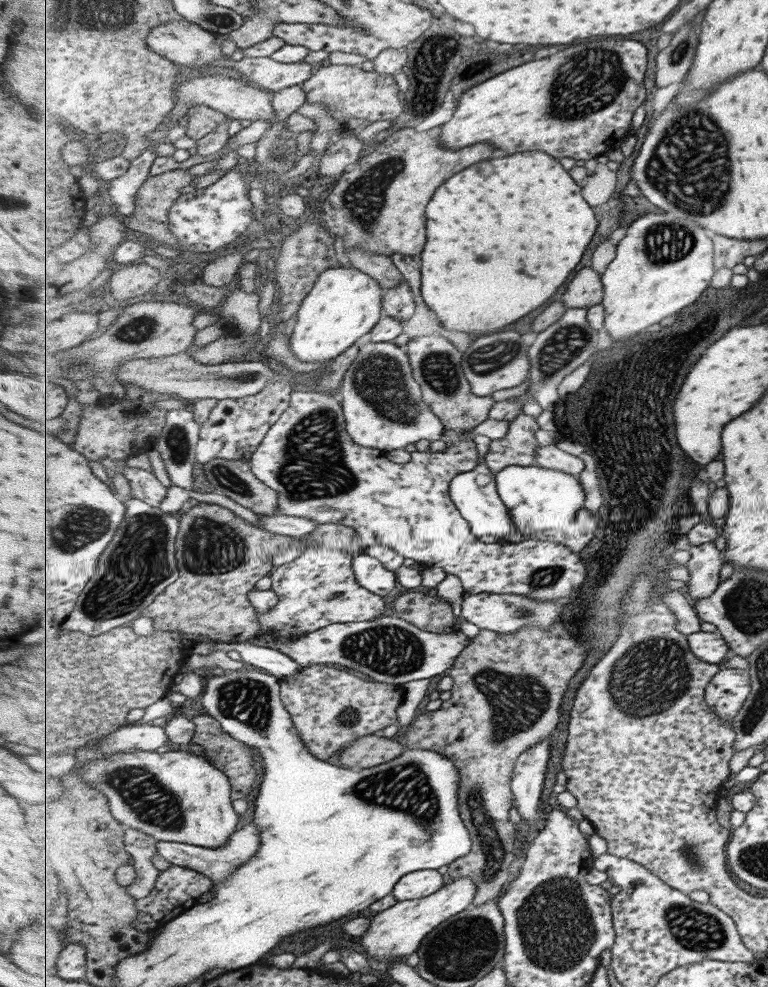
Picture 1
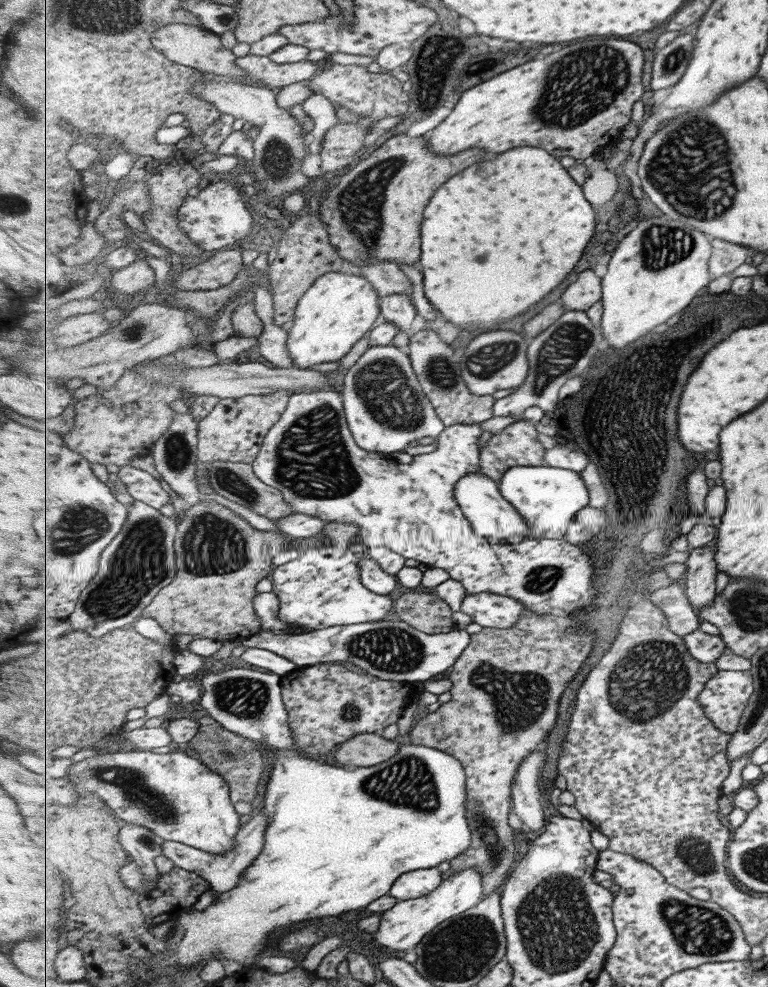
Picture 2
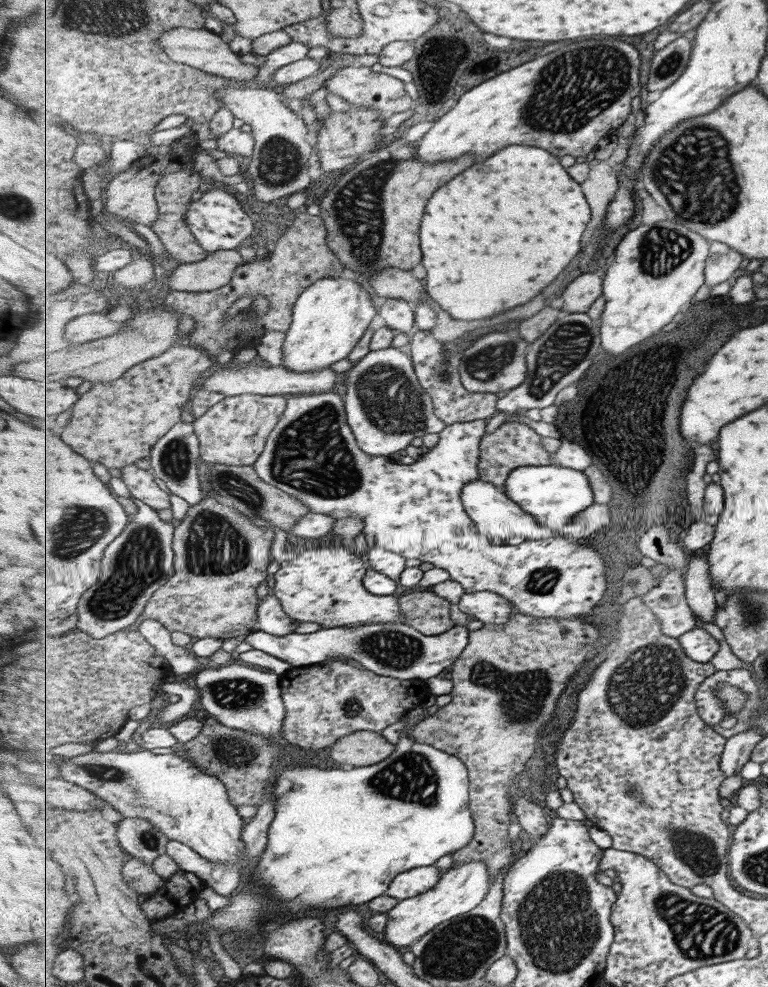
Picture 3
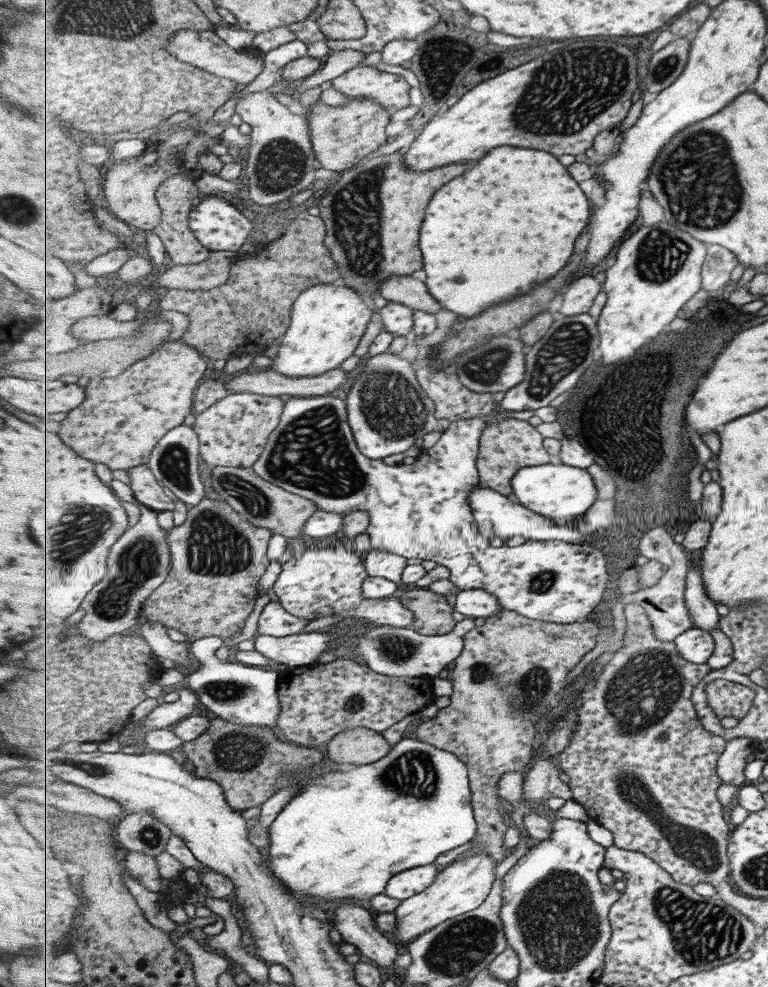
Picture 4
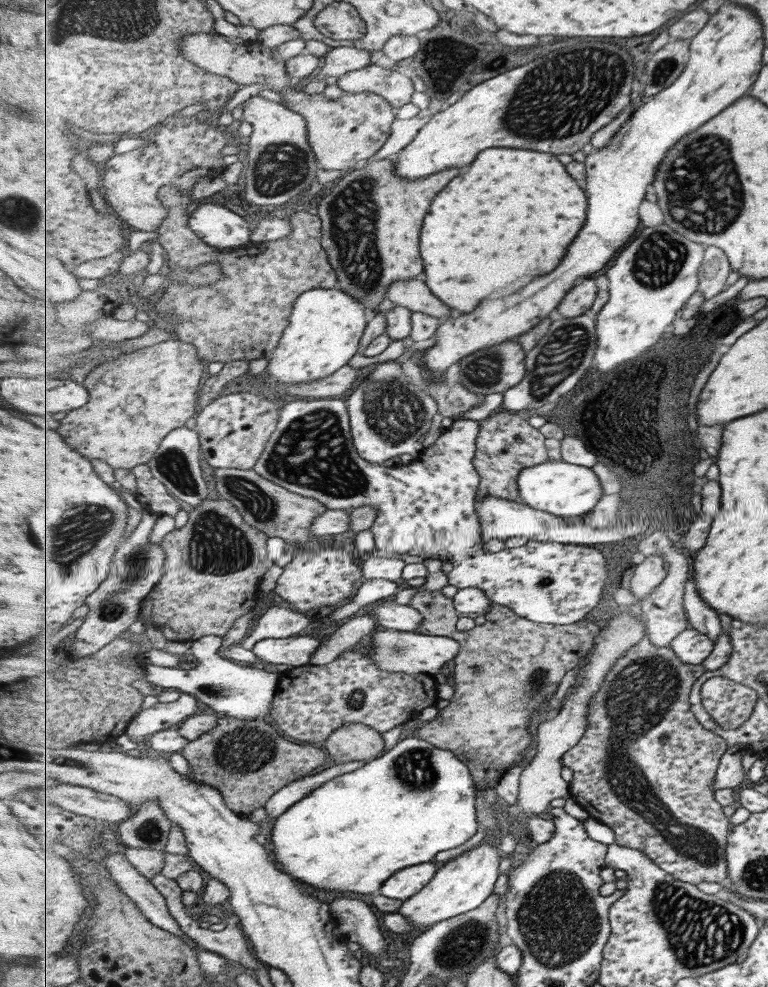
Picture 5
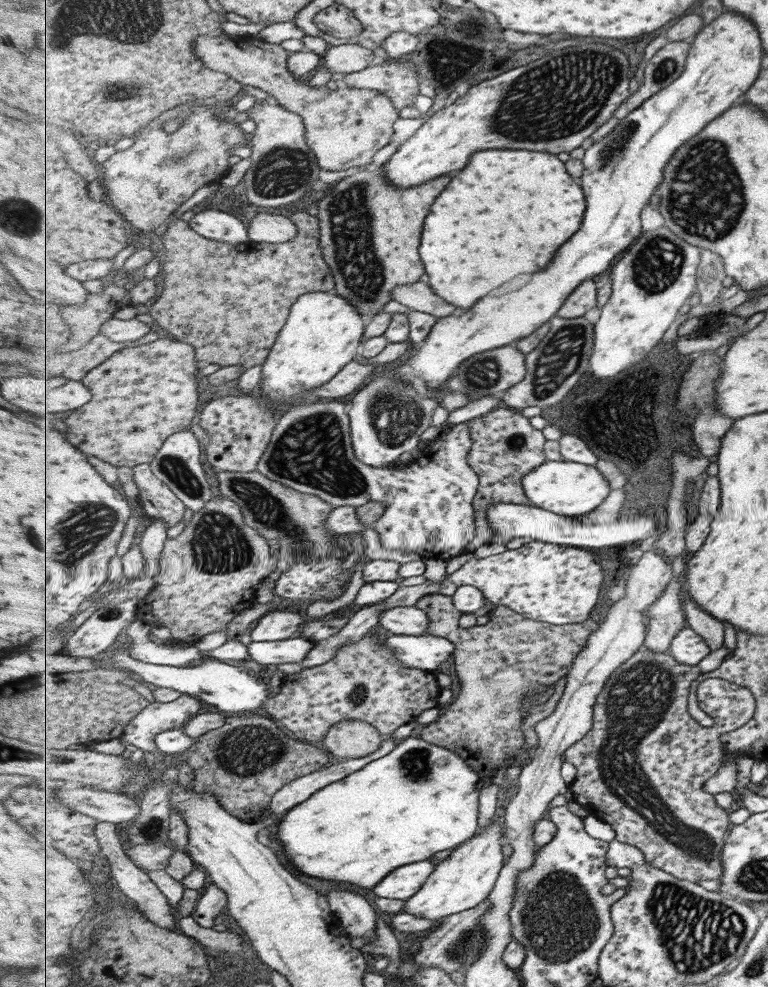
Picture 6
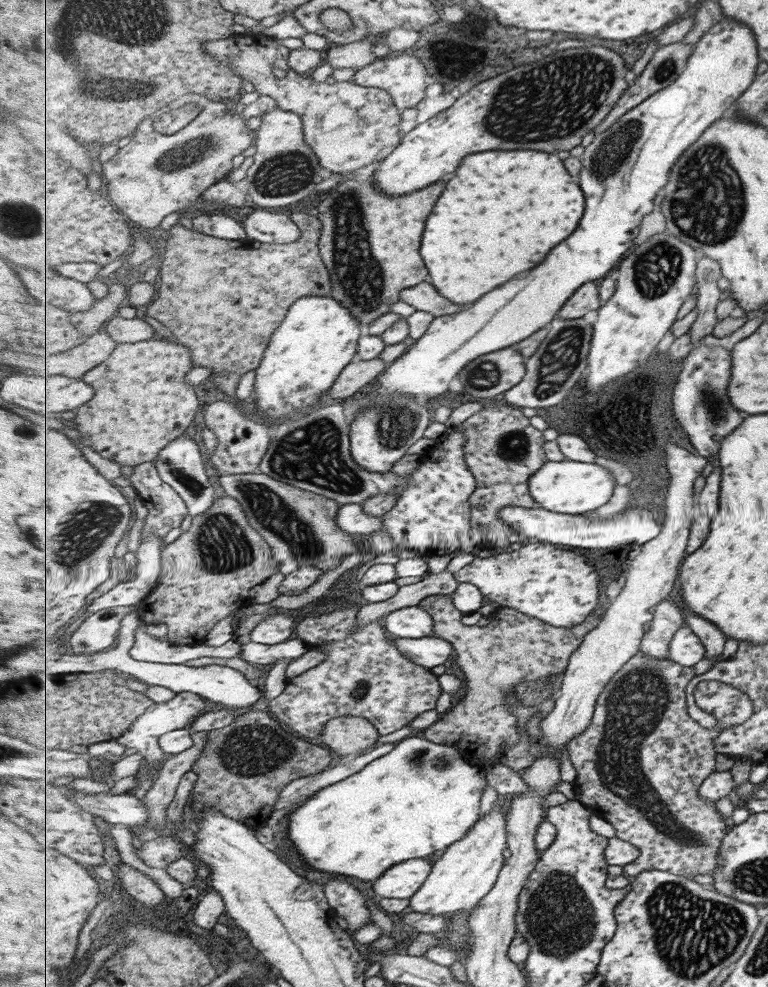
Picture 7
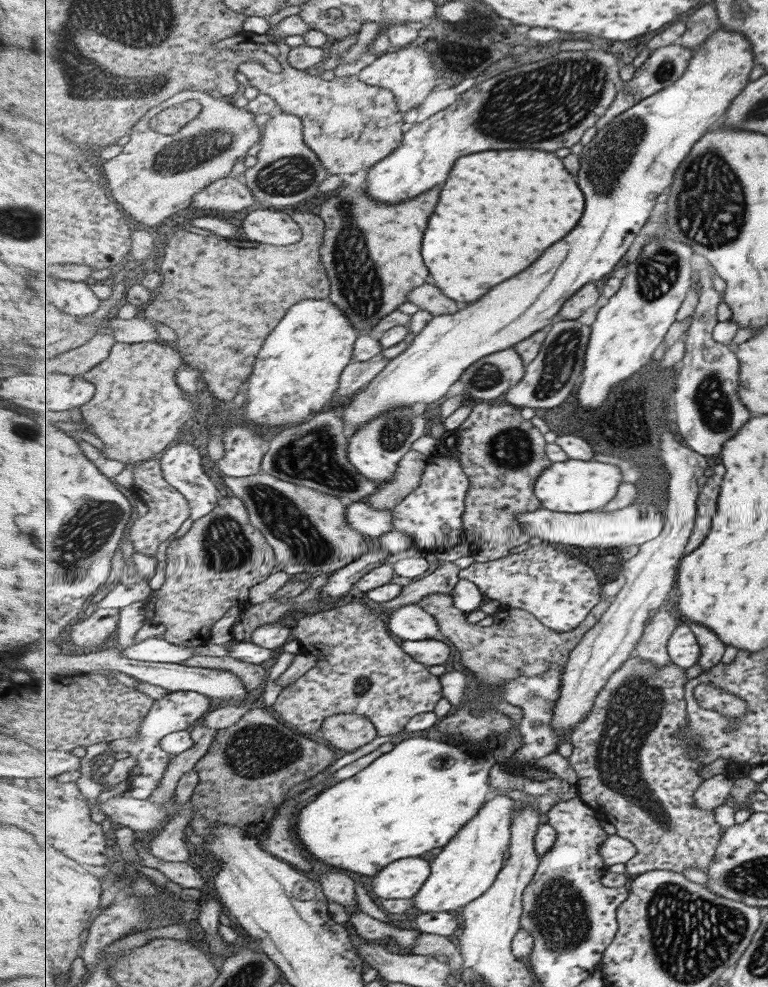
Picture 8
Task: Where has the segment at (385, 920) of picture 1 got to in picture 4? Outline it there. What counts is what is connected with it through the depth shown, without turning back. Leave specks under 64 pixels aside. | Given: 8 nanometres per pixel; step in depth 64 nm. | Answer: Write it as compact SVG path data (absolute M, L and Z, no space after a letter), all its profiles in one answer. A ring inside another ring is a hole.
M489 853L471 854L456 859L441 869L438 878L427 890L401 901L394 910L397 915L397 930L393 930L398 941L417 939L428 930L459 915L478 909L490 896L497 876L498 864Z

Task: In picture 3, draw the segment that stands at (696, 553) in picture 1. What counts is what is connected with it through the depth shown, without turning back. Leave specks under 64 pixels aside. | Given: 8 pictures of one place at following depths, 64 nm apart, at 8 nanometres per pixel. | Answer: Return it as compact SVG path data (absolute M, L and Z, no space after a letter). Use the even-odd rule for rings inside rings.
M695 554L689 560L685 574L686 597L695 616L701 622L709 624L715 622L717 616L717 602L715 602L715 584L709 566L709 554Z

